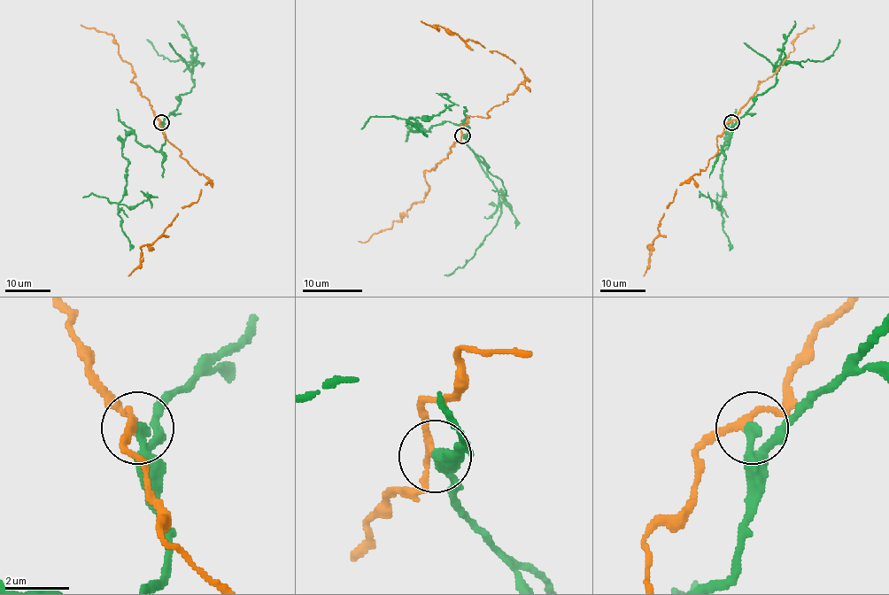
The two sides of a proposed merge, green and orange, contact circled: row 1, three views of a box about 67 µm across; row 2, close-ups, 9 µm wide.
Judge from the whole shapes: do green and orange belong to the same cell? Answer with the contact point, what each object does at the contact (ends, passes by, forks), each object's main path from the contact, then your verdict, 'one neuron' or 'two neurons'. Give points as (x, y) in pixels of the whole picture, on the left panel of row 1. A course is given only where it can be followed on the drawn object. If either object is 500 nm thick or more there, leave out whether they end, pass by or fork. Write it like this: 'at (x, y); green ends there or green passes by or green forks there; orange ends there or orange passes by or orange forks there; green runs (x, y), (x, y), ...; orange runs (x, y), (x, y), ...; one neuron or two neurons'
at (161, 122); green passes by; orange passes by; green runs (161, 121), (160, 151), (133, 133), (122, 147), (127, 185), (119, 203), (136, 206), (153, 197), (141, 190); orange runs (160, 121), (165, 138), (208, 180), (194, 203), (185, 206), (153, 242), (142, 246), (141, 264), (128, 276); two neurons

